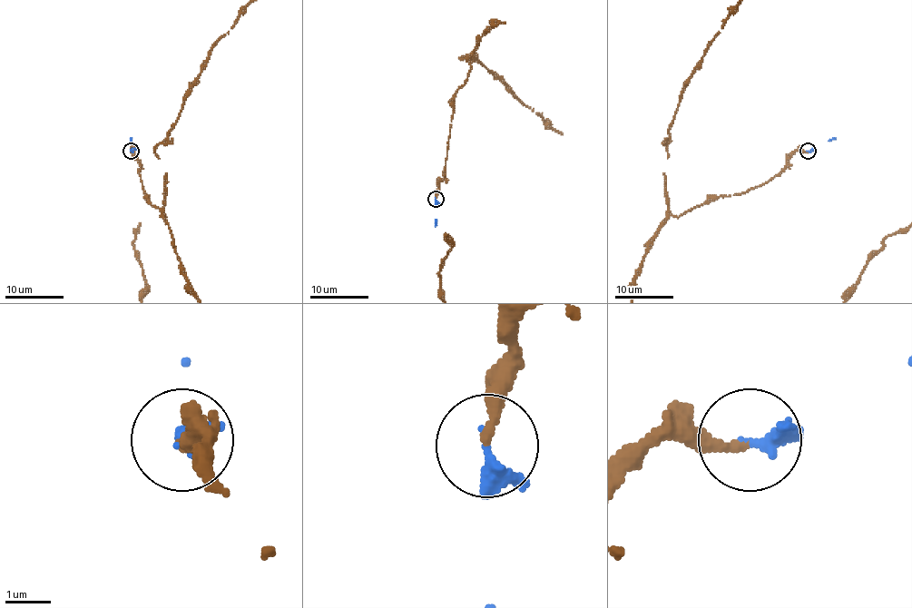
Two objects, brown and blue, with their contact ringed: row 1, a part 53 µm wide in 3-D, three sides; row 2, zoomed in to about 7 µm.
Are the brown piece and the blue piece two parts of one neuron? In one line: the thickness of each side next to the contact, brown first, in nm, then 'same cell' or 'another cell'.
calibres 200 and 360 nm; same cell

